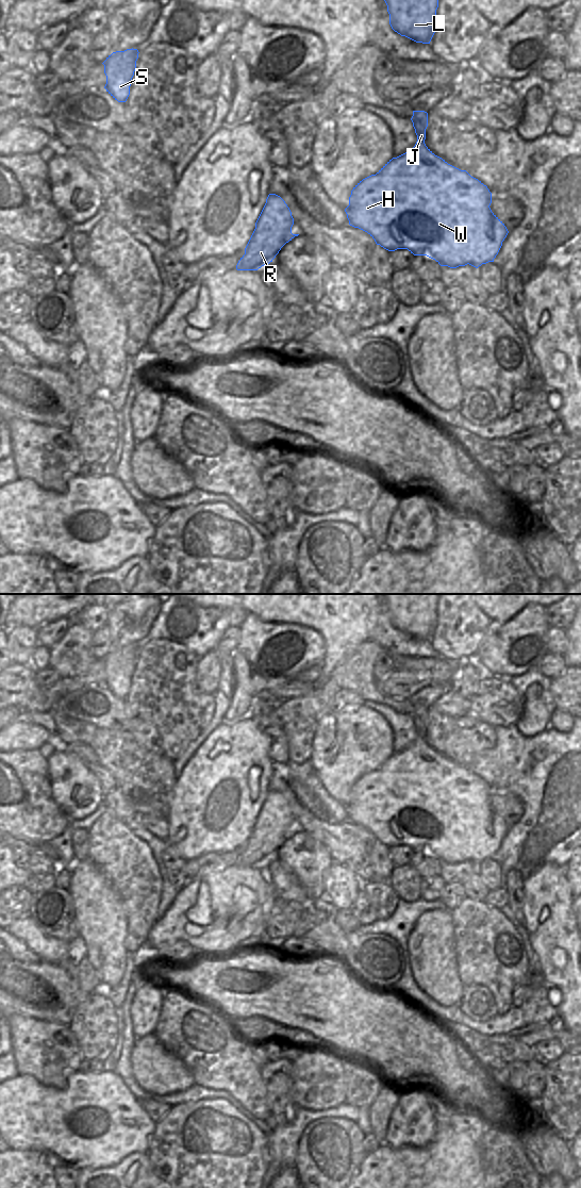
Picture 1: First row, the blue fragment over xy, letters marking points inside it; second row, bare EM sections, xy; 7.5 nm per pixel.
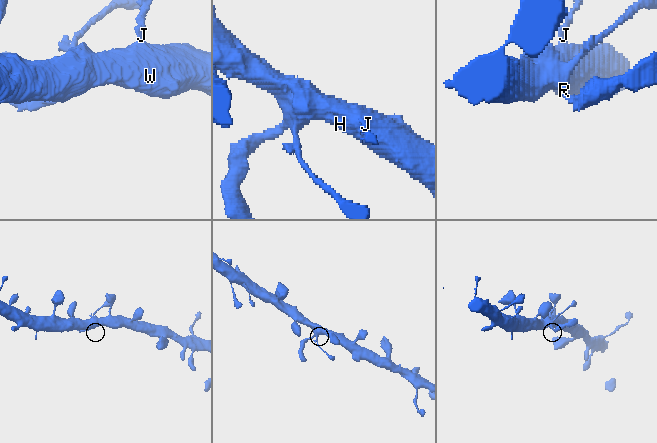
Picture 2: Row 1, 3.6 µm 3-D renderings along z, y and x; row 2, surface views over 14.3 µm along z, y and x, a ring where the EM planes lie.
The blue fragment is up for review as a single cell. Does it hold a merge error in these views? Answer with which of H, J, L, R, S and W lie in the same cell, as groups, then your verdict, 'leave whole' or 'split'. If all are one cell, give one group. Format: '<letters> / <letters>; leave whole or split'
H J L R S W; leave whole

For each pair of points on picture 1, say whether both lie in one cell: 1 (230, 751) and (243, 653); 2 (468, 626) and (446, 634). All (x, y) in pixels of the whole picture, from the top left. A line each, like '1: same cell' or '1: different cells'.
1: different cells
2: same cell

